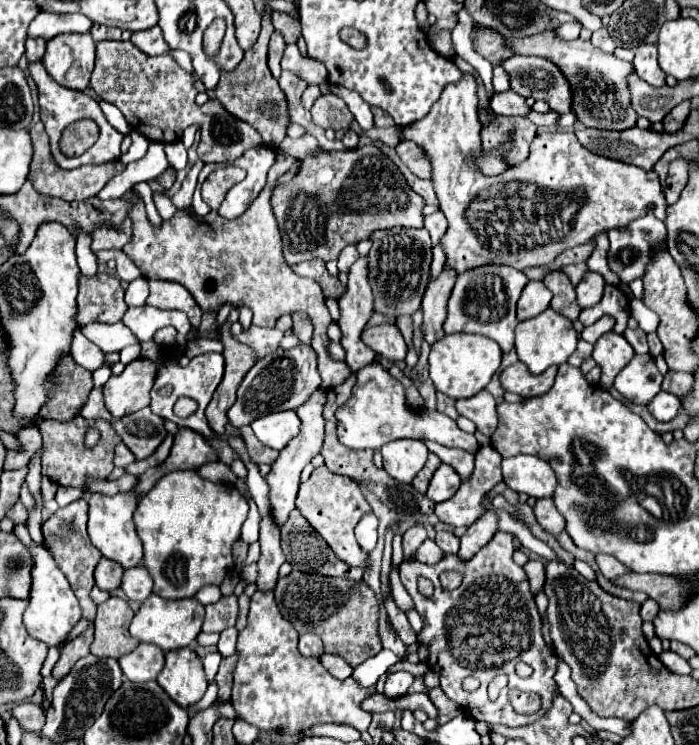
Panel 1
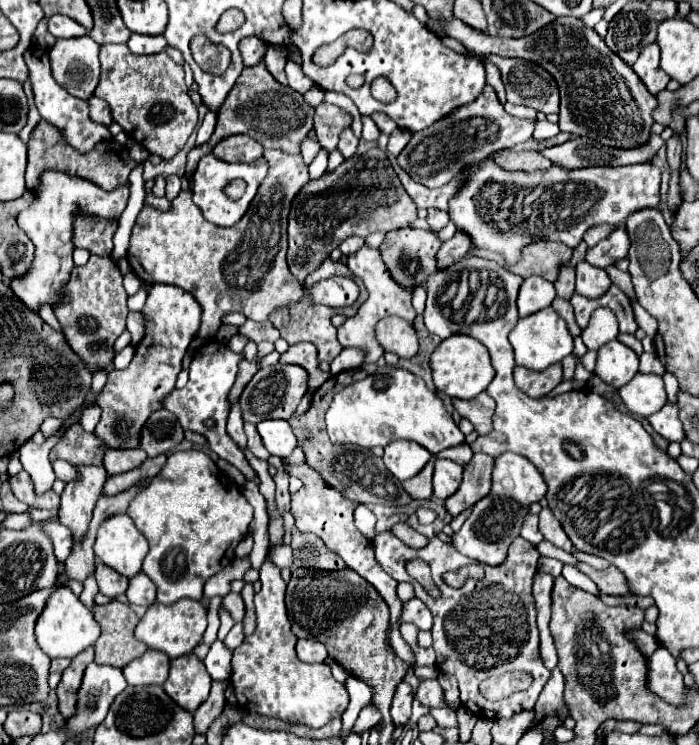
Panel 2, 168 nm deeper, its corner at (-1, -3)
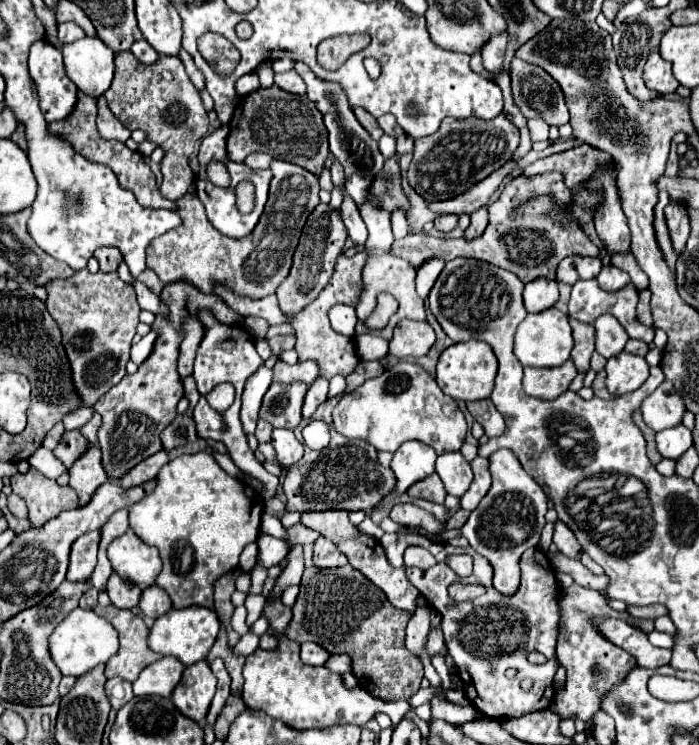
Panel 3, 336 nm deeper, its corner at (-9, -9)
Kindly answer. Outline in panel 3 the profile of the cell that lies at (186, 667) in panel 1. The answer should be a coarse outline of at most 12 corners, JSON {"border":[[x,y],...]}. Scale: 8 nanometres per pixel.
{"border":[[205,661],[185,669],[171,701],[203,723],[217,677]]}

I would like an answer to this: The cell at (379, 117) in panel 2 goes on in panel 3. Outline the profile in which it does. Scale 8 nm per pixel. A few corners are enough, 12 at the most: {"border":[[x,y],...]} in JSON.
{"border":[[391,115],[379,117],[381,129],[391,137],[399,137],[399,129],[395,117]]}

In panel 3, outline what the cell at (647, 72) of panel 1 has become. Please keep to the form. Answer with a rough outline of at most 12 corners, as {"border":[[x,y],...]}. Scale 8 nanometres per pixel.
{"border":[[651,51],[643,79],[661,95],[679,87],[671,63]]}

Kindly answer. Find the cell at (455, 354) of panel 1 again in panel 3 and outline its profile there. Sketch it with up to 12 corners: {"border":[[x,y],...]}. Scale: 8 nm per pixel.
{"border":[[471,339],[447,347],[437,383],[461,401],[487,399],[495,387],[491,347]]}

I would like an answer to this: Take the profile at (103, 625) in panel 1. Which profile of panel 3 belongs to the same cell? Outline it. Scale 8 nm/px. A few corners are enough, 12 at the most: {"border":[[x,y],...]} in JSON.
{"border":[[97,605],[117,629],[119,653],[105,665],[109,679],[133,683],[161,659],[147,645],[149,629],[131,611]]}

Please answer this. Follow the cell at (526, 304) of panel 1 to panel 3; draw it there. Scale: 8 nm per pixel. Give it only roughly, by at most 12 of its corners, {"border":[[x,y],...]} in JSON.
{"border":[[557,281],[527,283],[523,299],[529,313],[553,307],[559,299]]}

